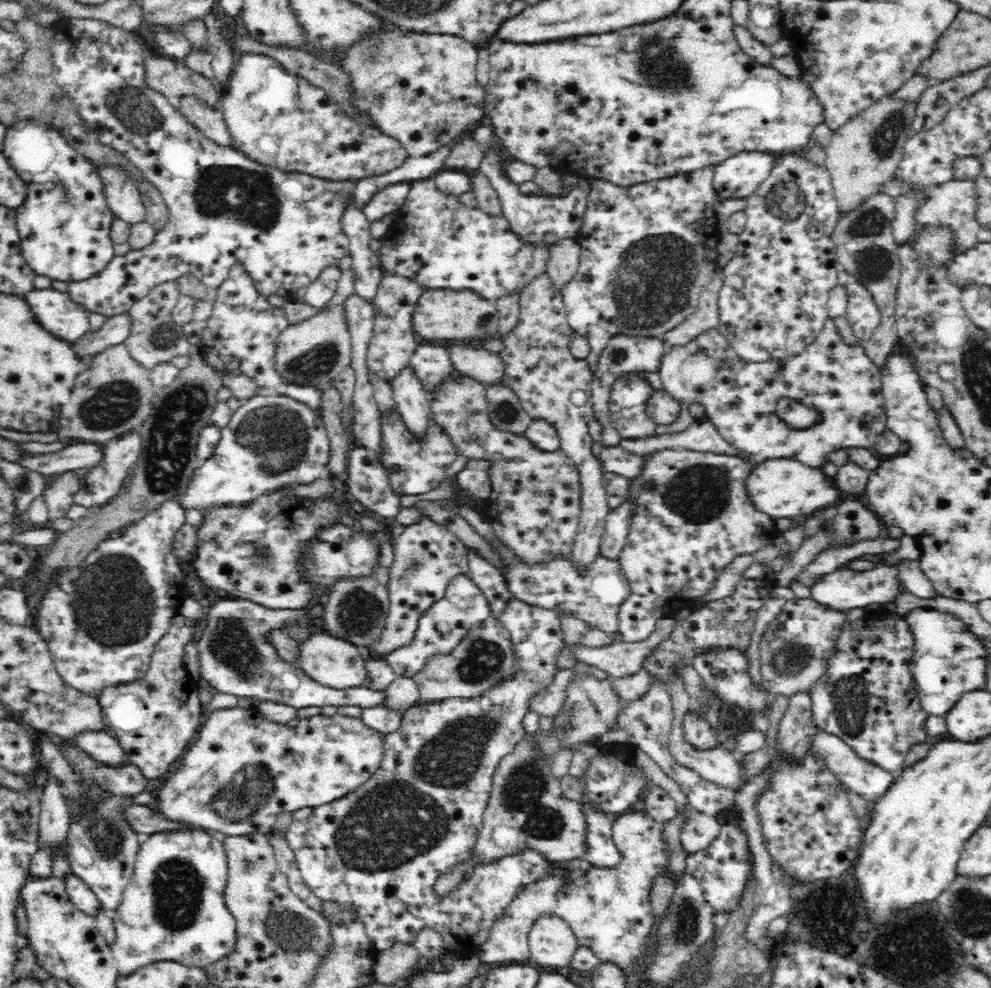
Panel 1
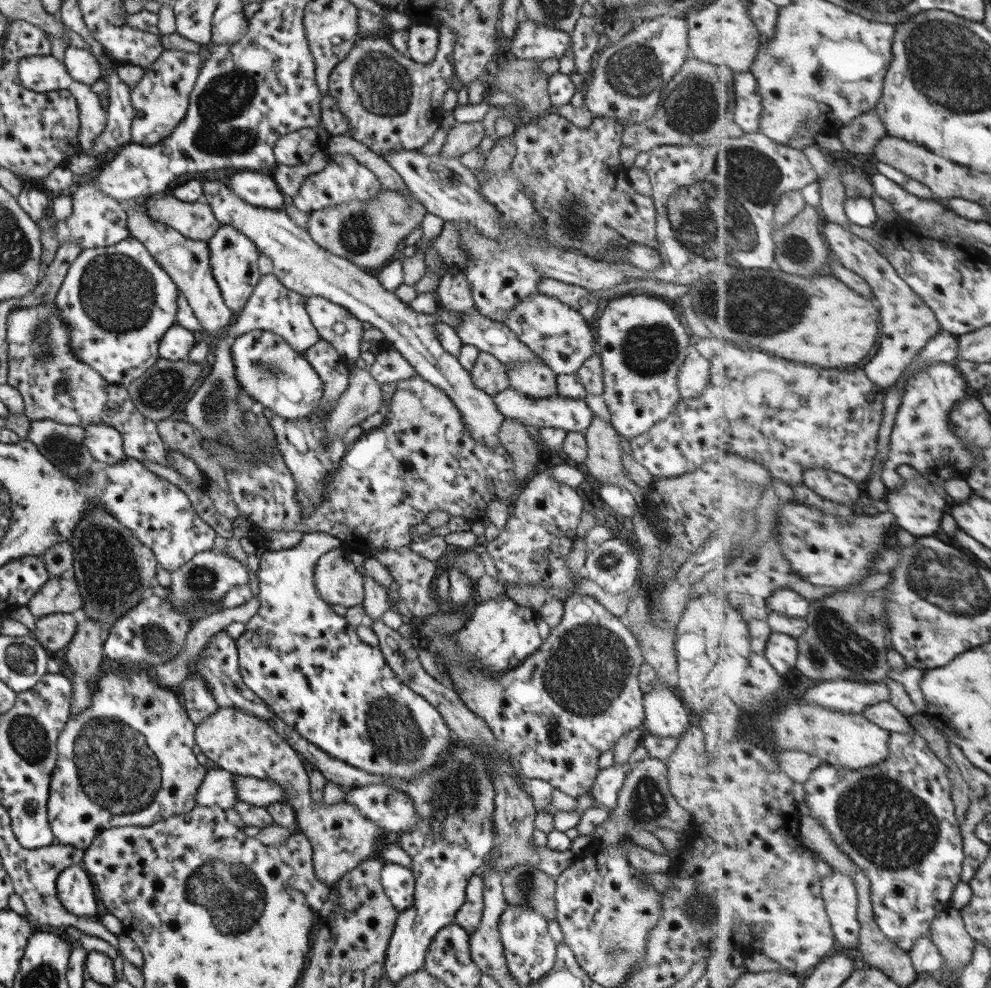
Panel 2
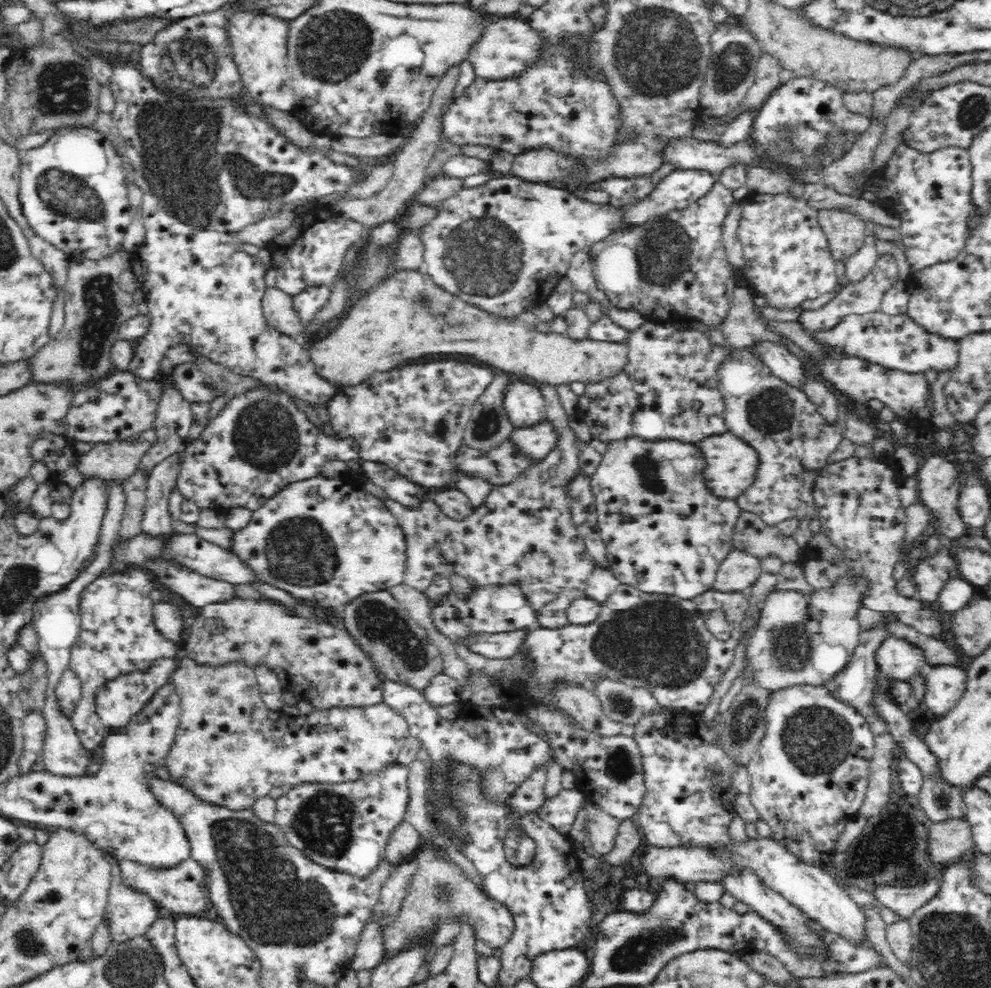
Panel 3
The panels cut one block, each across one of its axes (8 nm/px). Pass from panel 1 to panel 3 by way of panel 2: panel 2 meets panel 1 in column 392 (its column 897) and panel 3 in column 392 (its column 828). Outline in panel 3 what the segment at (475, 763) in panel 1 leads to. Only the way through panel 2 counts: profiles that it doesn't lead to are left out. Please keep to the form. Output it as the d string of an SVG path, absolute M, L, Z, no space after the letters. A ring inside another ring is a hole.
M394 764L355 781L296 783L275 800L274 822L290 845L314 862L352 876L368 876L384 860L390 833L402 820L408 777L408 767Z

